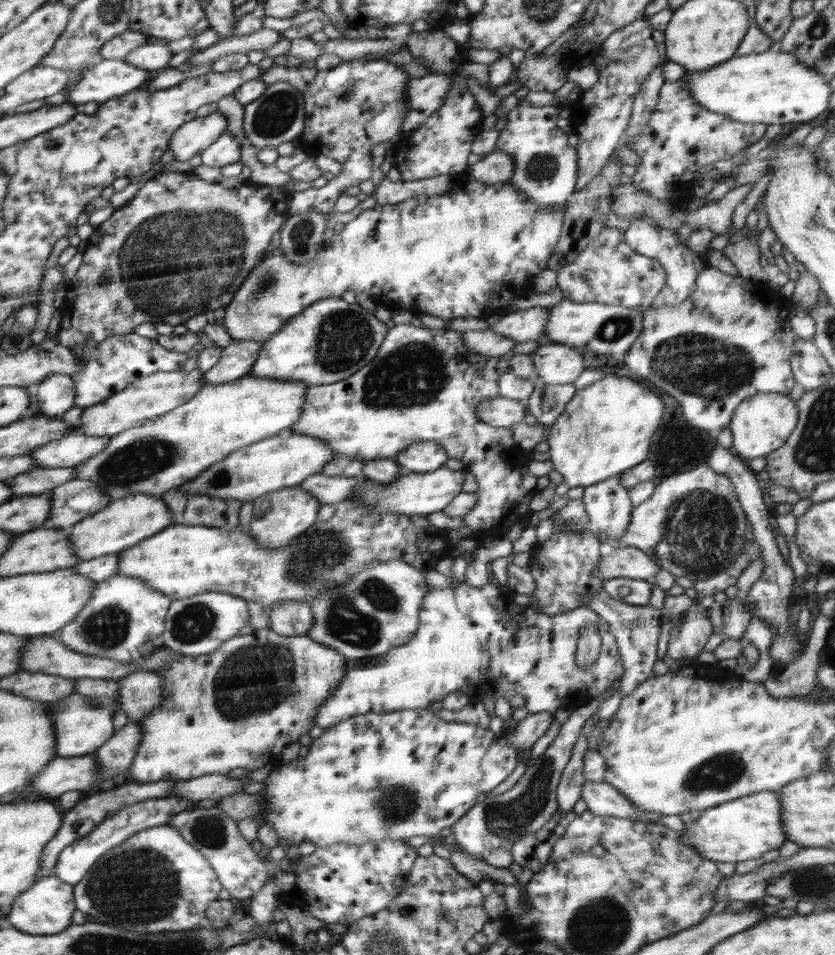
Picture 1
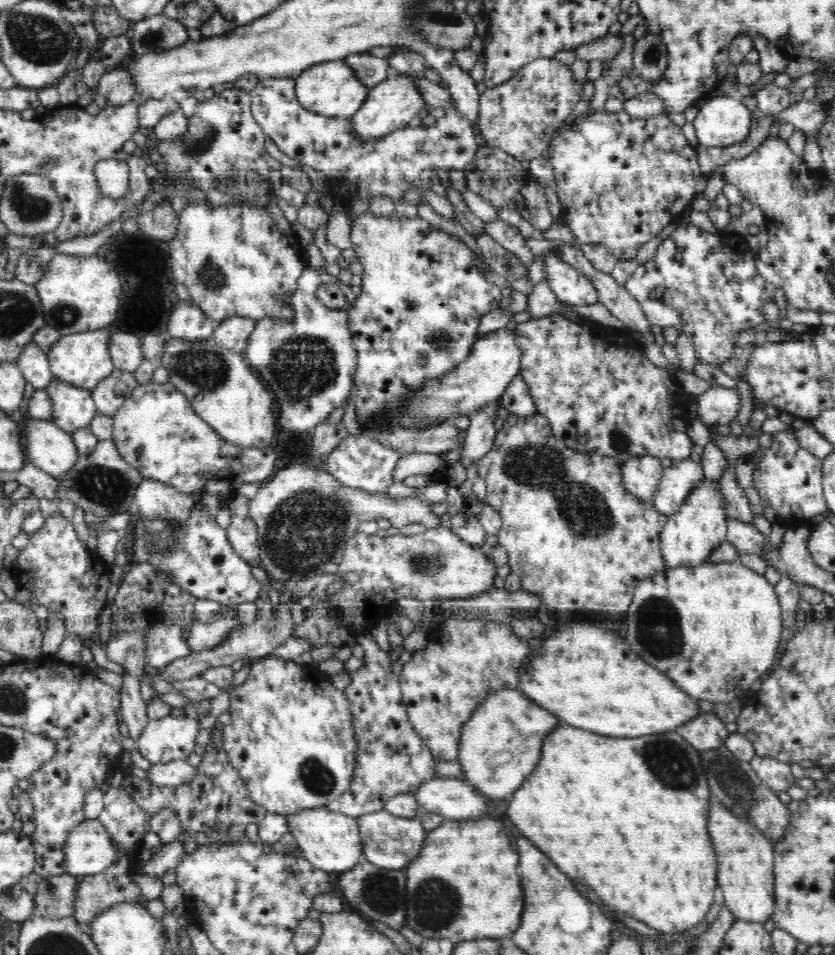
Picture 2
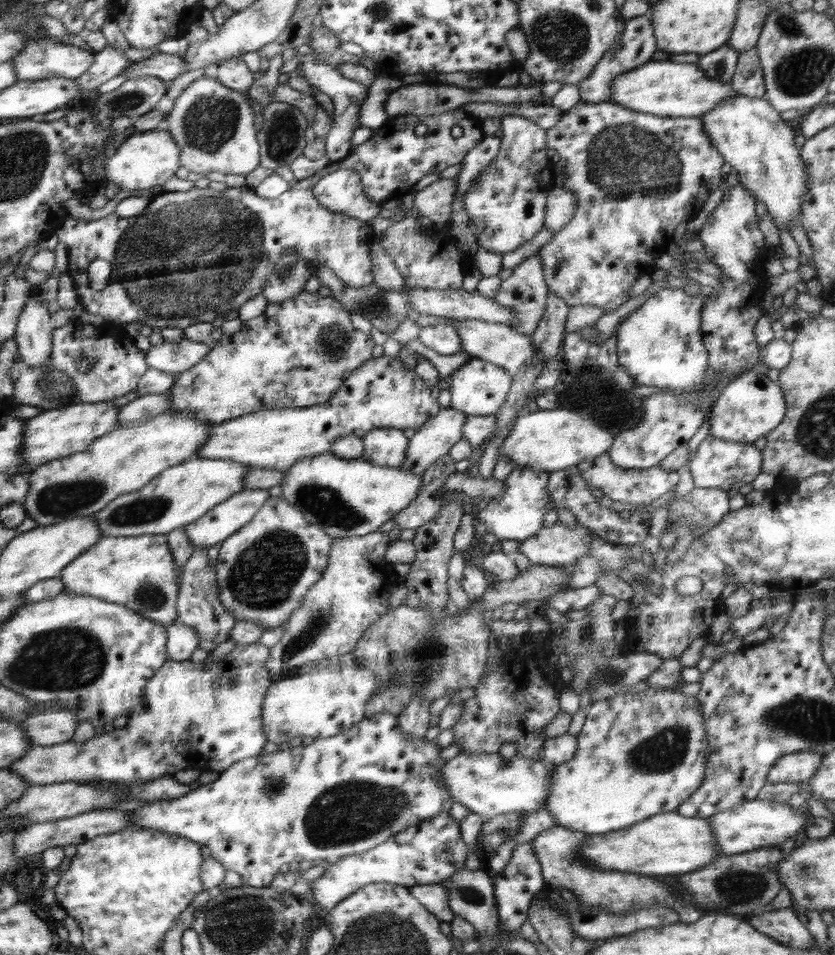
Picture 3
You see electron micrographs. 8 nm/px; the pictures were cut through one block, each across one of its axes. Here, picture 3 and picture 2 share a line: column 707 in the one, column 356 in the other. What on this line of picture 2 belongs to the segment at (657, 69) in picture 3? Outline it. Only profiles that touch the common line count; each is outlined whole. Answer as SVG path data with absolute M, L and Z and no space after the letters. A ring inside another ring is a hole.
M342 59L316 64L296 79L295 93L300 105L322 116L350 118L368 96L369 88L356 78L352 68Z

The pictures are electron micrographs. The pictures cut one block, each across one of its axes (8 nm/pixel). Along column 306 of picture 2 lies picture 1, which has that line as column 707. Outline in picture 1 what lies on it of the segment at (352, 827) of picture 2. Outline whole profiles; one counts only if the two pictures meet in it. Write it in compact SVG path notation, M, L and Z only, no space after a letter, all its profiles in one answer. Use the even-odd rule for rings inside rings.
M777 791L755 792L701 811L697 820L685 824L684 834L681 837L694 852L715 863L737 863L759 858L766 851L779 849L787 841L781 808Z

